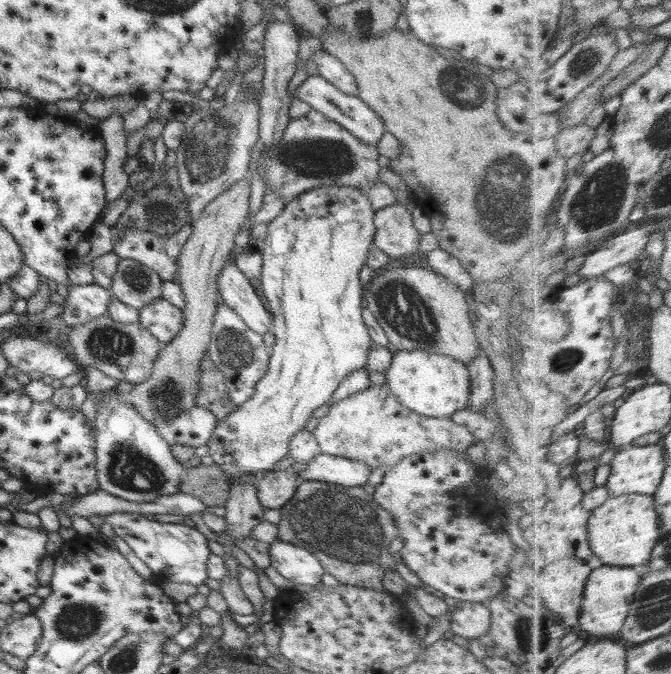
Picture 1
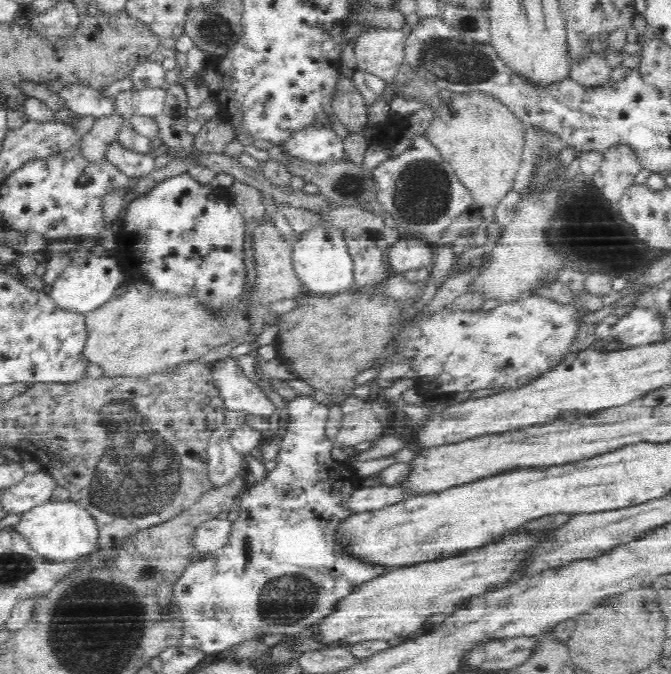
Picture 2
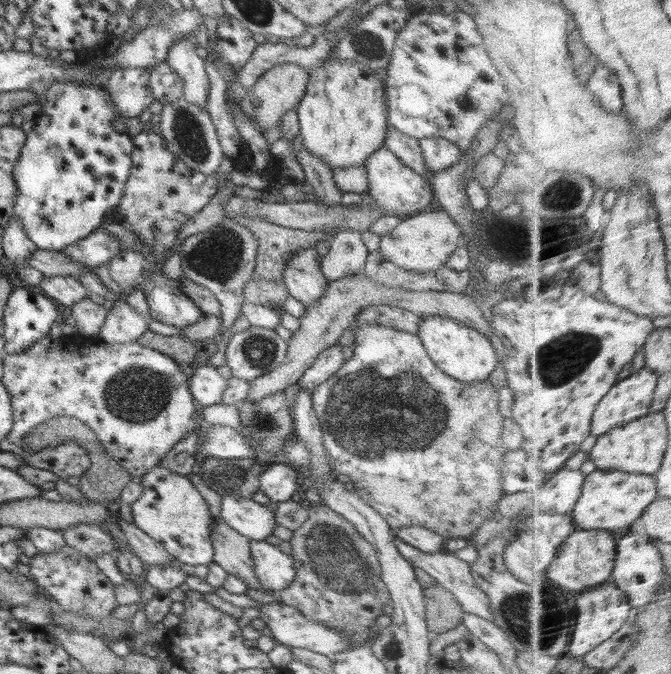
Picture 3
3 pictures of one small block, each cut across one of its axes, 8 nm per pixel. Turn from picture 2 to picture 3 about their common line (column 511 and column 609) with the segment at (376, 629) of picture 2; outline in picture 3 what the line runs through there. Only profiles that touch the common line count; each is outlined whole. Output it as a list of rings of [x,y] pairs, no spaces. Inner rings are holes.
[[[579,529],[564,544],[563,549],[548,572],[549,578],[578,594],[601,586],[604,582],[610,582],[619,560],[619,542],[620,537],[613,532],[601,529]]]

